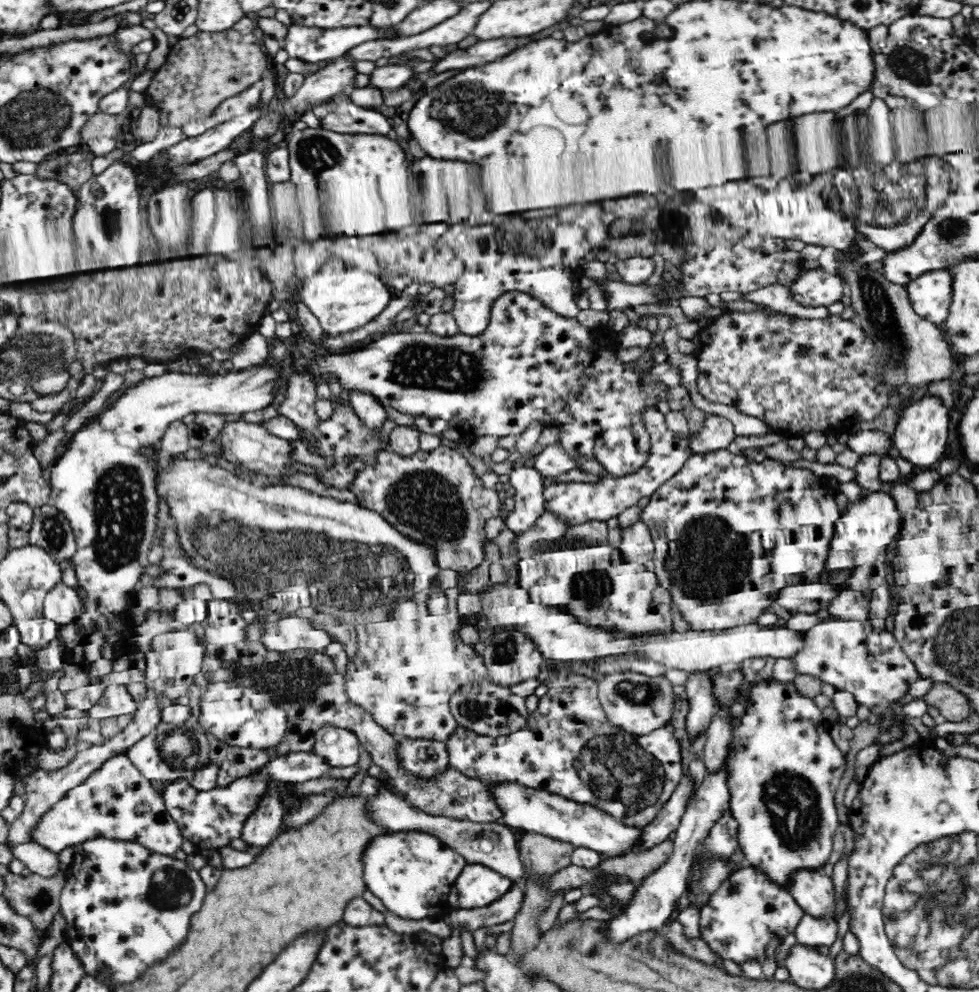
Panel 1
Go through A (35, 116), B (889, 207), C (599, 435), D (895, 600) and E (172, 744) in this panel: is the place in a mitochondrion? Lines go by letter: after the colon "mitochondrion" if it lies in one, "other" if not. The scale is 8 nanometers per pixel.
A: mitochondrion
B: mitochondrion
C: other
D: other
E: mitochondrion

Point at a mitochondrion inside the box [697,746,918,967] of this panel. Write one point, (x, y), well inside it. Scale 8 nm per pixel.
(789, 794)

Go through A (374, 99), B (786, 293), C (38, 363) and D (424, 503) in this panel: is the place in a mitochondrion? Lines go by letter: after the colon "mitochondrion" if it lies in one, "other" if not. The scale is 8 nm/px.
A: other
B: other
C: mitochondrion
D: mitochondrion

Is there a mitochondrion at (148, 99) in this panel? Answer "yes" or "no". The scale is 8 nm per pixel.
no

